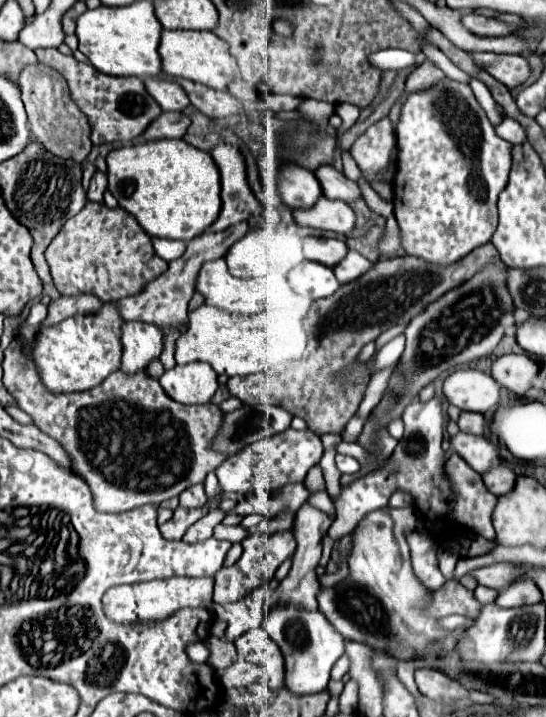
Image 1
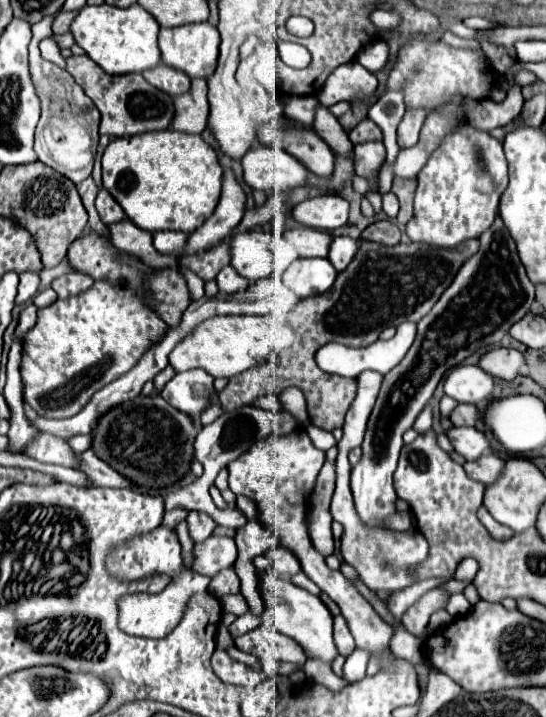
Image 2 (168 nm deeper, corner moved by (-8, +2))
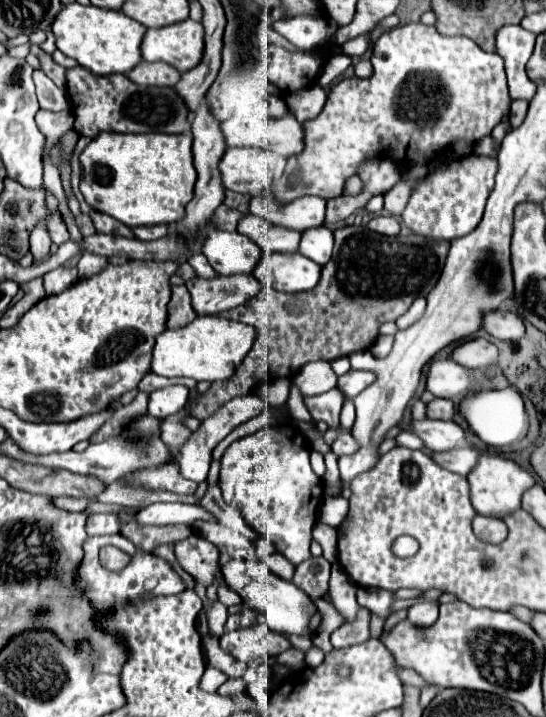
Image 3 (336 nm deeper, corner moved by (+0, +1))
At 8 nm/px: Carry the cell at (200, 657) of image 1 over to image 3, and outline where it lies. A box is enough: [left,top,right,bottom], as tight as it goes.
[200,666,228,692]

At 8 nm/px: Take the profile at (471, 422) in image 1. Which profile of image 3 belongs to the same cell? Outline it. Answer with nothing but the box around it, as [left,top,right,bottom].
[428,398,454,420]

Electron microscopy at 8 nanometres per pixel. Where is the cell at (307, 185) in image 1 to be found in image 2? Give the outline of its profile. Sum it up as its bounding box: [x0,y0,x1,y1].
[242,147,306,191]

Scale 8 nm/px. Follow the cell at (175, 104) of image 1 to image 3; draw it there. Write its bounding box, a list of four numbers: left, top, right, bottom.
[126,62,180,86]

